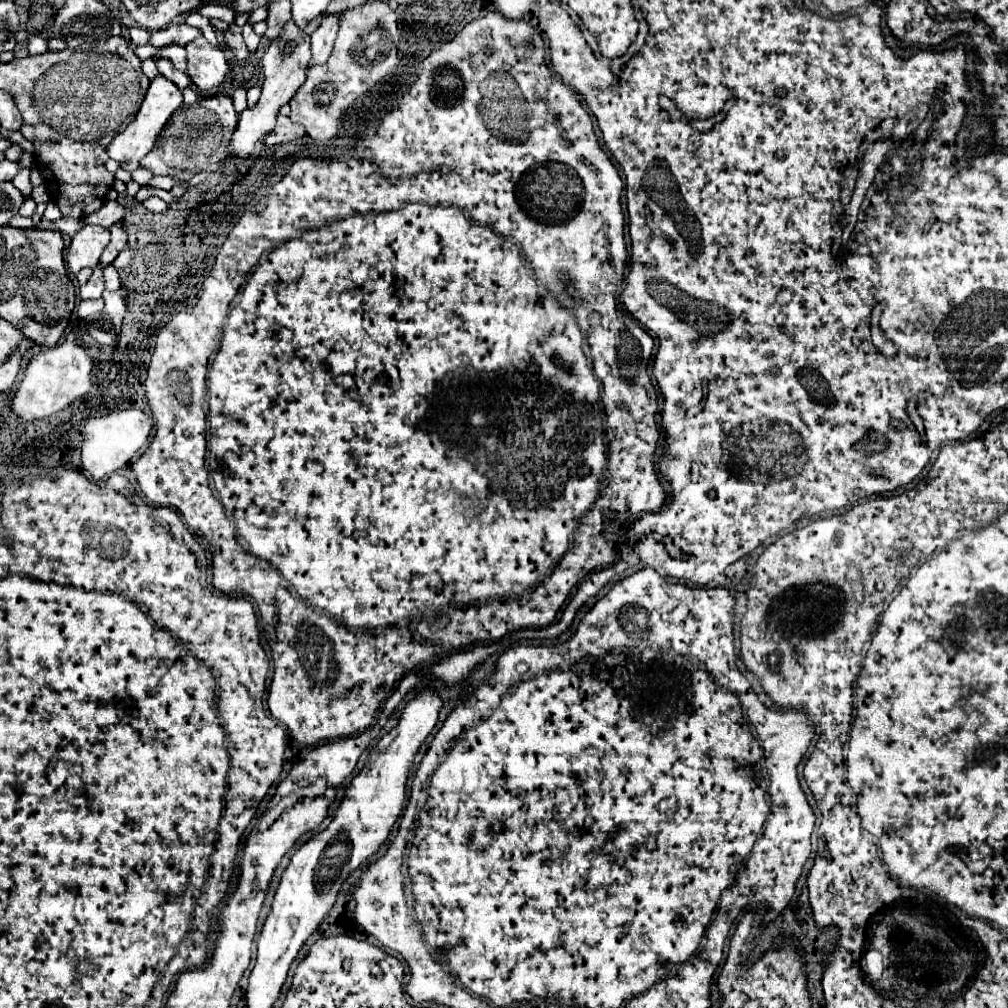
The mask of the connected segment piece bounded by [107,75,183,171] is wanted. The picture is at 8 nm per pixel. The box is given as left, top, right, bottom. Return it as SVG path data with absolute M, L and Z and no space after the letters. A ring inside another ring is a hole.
M157 75L145 95L145 101L141 103L141 109L137 111L135 119L113 137L113 141L107 147L107 155L109 159L115 159L121 163L121 169L125 171L135 171L139 167L139 161L153 149L161 129L165 127L165 123L169 121L169 117L173 115L173 111L179 109L179 105L183 103L183 95L179 91L179 87L175 87L175 83L171 83L169 79L163 79L161 75Z

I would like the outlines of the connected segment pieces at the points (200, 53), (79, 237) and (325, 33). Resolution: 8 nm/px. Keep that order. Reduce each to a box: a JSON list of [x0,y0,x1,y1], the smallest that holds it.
[[185,37,231,91],[67,225,109,273],[311,13,341,65]]

